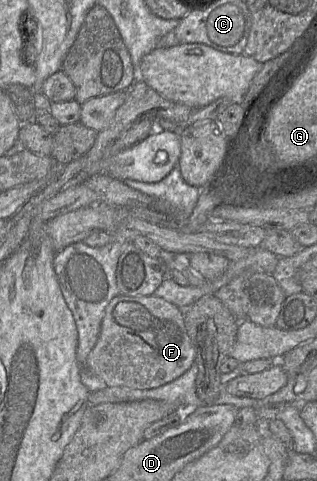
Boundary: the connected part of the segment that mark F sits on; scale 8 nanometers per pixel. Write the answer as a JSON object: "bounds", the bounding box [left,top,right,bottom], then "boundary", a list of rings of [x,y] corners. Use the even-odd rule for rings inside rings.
{"bounds":[84,295,195,390],"boundary":[[[116,295],[106,306],[98,340],[87,356],[84,368],[102,379],[108,387],[148,390],[170,383],[195,363],[195,348],[187,333],[183,311],[156,295]]]}

